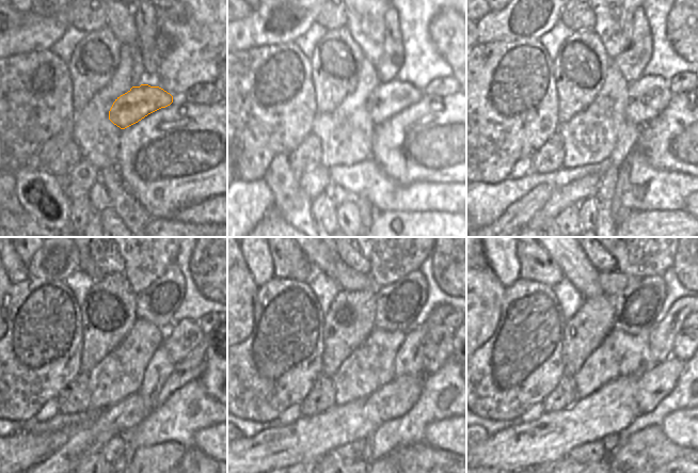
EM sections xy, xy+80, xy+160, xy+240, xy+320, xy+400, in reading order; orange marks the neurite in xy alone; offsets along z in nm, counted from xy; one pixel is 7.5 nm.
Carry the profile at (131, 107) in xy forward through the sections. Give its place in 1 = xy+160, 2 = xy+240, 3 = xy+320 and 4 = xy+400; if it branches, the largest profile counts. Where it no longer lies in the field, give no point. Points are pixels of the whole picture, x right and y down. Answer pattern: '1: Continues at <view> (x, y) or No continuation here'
1: Continues at xy+160 (647, 96)
2: Continues at xy+240 (180, 340)
3: Continues at xy+320 (439, 341)
4: Continues at xy+400 (683, 349).

